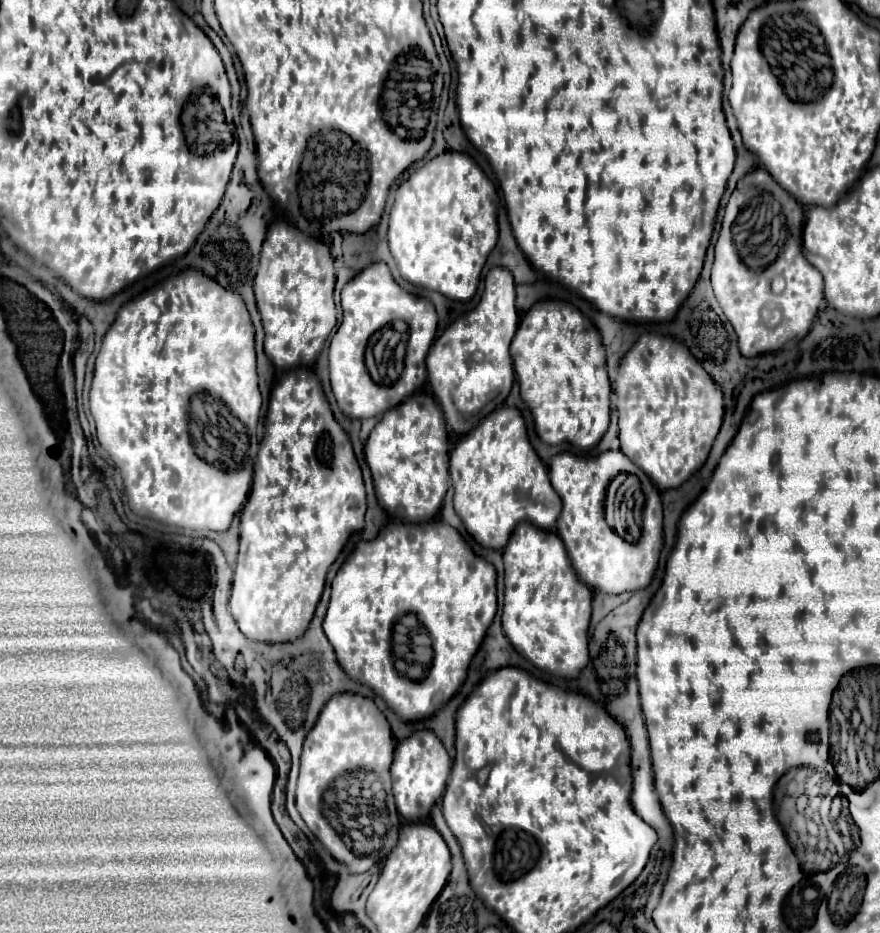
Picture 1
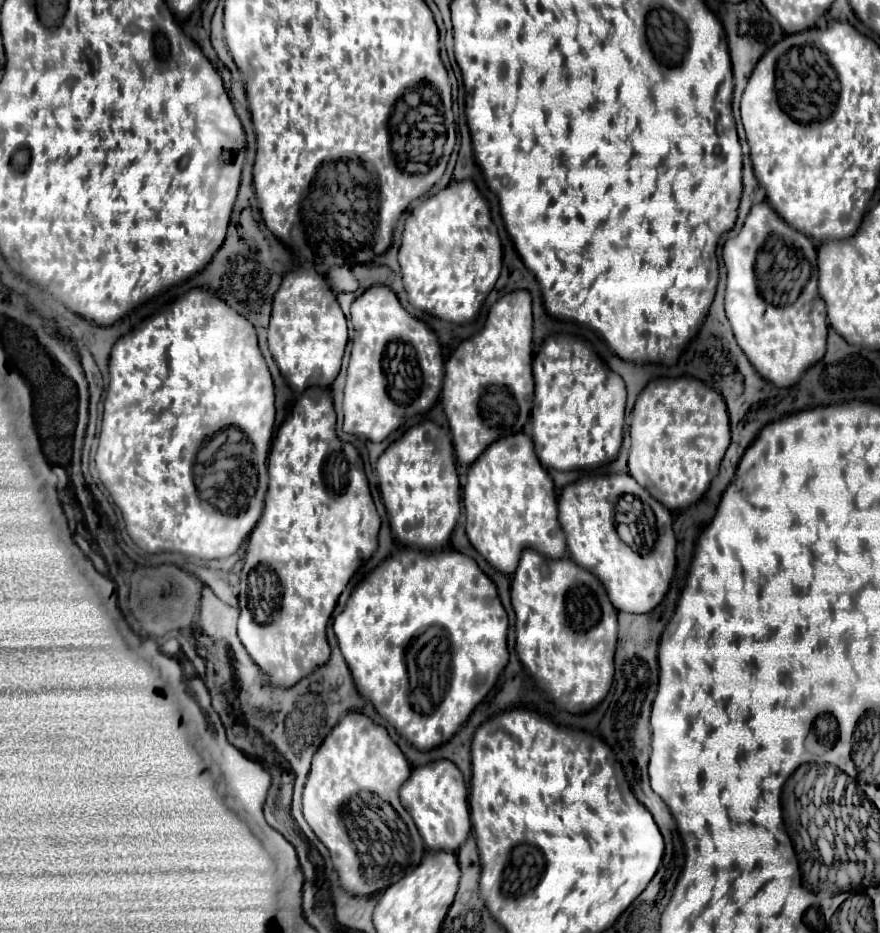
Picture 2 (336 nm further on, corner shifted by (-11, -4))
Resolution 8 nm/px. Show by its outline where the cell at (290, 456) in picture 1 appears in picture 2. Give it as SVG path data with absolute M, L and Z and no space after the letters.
M309 388L309 392L311 394L303 394L297 398L293 412L289 414L289 418L281 424L281 428L278 428L275 434L271 454L268 457L269 485L267 498L265 498L265 510L249 536L247 558L245 558L245 564L241 570L239 638L245 646L245 650L249 652L249 656L255 660L255 664L269 676L273 688L291 688L299 680L309 676L317 666L323 666L329 660L329 644L327 644L327 634L325 634L327 622L329 622L331 612L337 604L337 598L345 590L347 582L353 578L353 574L359 570L363 562L371 558L373 552L377 550L377 534L379 534L379 524L381 524L375 504L373 504L373 498L371 498L371 492L369 492L369 484L365 478L365 470L363 470L363 462L361 462L359 452L351 444L341 442L335 434L335 410L333 410L333 398L331 398L329 390Z

